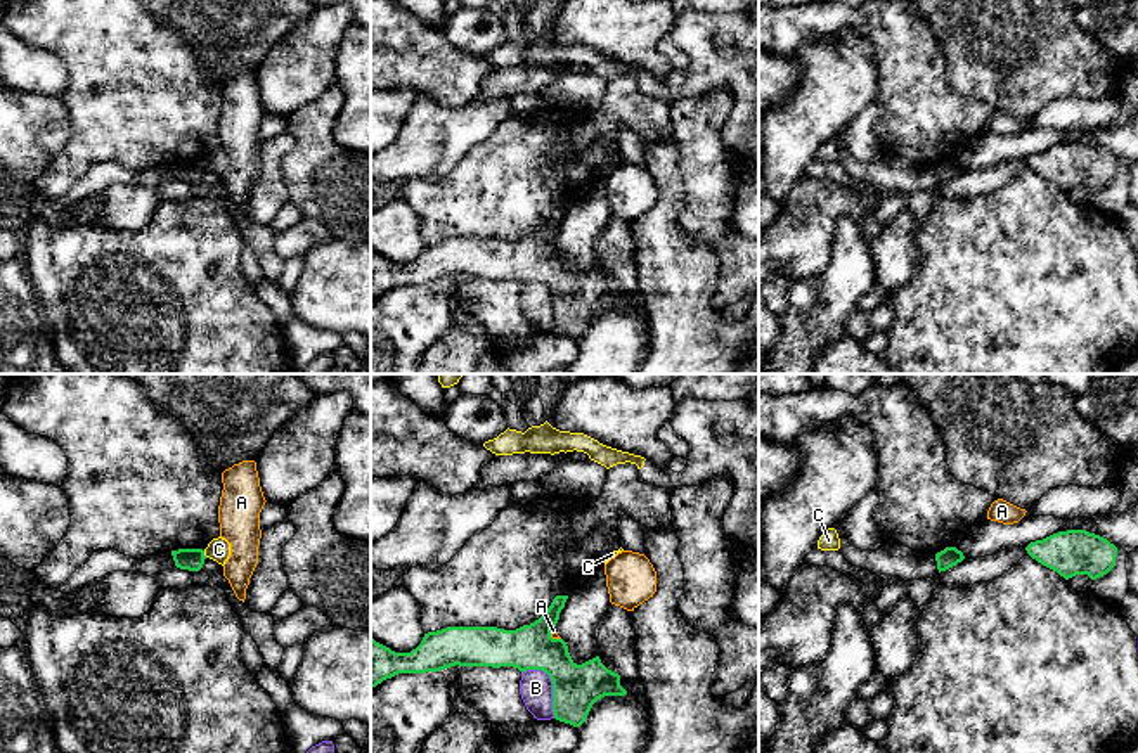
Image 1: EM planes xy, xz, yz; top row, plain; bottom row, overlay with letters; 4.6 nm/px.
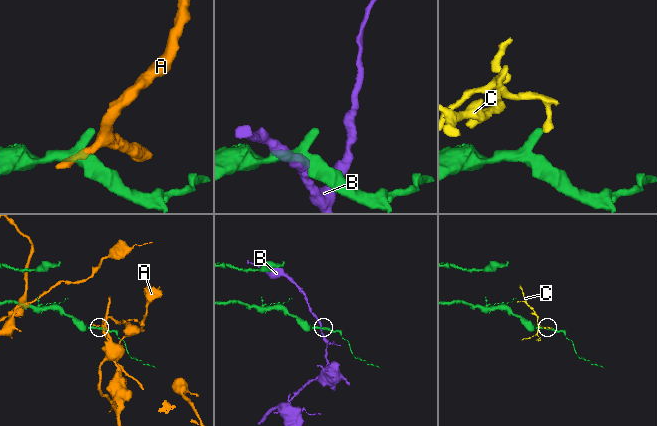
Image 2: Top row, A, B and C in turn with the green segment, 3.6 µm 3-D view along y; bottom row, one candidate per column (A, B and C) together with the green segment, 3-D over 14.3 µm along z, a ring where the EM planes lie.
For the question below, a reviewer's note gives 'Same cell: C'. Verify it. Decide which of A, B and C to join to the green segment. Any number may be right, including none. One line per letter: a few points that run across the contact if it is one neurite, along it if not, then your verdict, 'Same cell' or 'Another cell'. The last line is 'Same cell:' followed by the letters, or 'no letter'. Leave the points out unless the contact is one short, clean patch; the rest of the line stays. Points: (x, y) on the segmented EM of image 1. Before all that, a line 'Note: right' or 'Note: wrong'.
Note: wrong
A: Line: xz (553, 625), (551, 636), (560, 639). Another cell
B: Line: xz (523, 670), (543, 670), (548, 675), (555, 717). Another cell
C: Line: xy (203, 551), (206, 556). Another cell
Same cell: no letter

